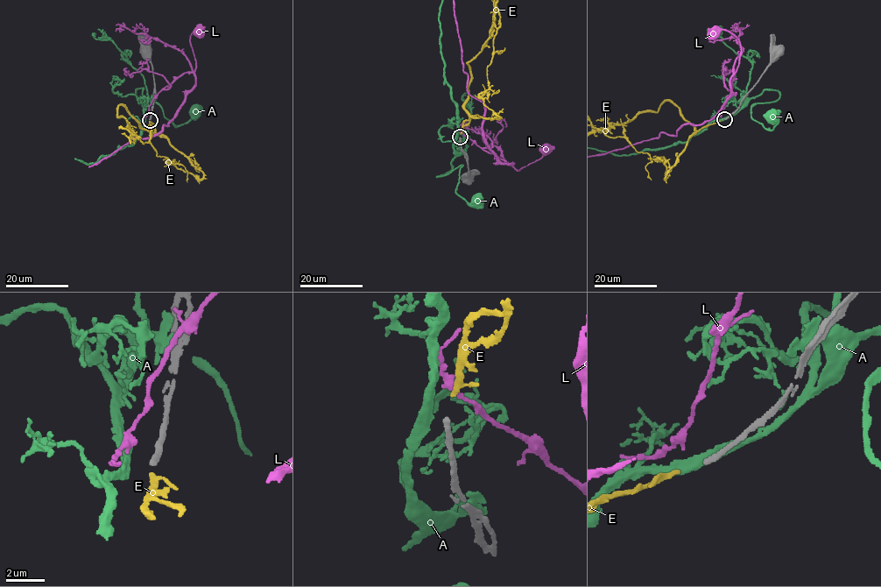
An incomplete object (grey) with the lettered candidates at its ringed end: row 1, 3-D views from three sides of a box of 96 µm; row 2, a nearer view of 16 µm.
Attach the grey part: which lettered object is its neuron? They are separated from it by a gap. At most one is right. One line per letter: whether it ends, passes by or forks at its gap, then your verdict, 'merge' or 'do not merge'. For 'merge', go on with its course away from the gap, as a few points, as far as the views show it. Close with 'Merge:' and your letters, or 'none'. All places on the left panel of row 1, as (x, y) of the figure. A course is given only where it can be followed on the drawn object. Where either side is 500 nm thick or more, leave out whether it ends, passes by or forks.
A: it passes by; do not merge
E: it passes by; merge
L: it passes by; do not merge
Merge: E

